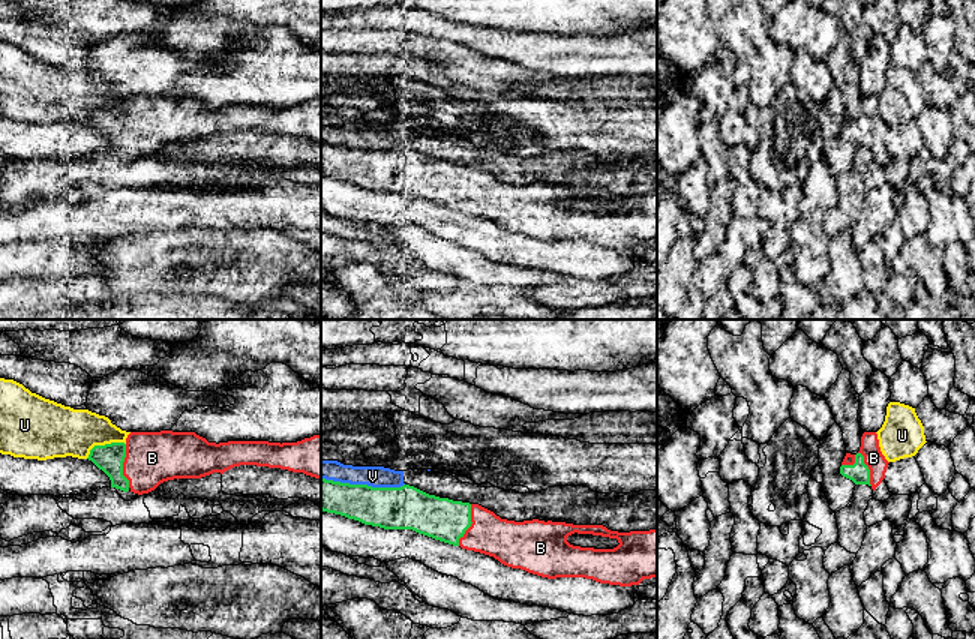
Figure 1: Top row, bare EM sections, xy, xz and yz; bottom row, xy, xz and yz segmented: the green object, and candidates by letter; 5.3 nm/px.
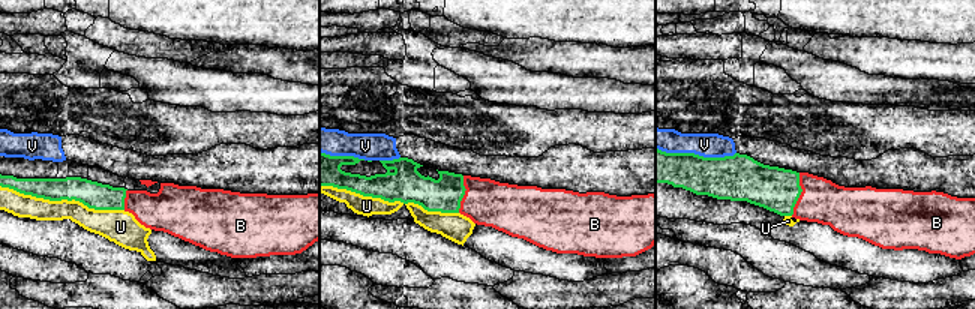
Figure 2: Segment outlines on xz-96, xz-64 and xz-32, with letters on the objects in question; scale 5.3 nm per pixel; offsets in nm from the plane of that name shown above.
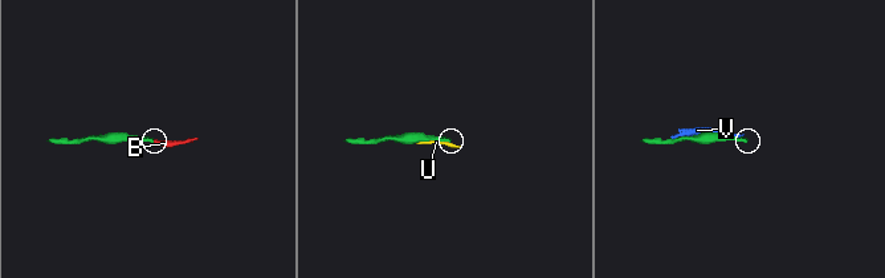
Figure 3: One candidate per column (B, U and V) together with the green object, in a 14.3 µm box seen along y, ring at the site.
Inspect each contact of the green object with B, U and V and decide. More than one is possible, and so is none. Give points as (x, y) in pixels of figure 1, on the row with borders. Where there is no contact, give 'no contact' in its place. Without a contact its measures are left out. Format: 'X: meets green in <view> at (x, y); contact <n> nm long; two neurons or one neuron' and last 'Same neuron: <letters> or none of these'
B: meets green in xy at (122, 465); contact 240 nm long; one neuron
U: meets green in xy at (105, 444); contact 240 nm long; two neurons
V: meets green in xz at (363, 485); contact 440 nm long; two neurons
Same neuron: B

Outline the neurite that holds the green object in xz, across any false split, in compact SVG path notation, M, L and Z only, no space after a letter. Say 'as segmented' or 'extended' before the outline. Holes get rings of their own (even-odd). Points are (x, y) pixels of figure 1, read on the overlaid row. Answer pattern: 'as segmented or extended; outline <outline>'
extended; outline M321 478L321 510L384 530L412 530L435 540L494 556L507 567L548 579L585 578L600 584L632 586L639 585L644 579L657 578L657 530L618 532L603 525L573 525L538 519L514 522L501 519L478 504L440 498L410 484L372 488L326 478ZM574 532L616 538L620 544L614 549L573 546L567 537Z

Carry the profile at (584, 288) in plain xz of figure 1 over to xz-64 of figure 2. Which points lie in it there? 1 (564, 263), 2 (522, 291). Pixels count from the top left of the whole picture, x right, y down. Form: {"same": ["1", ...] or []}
{"same": ["2"]}

